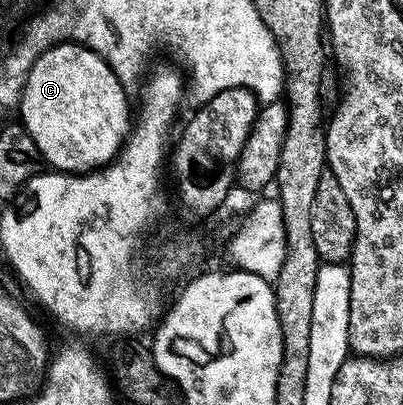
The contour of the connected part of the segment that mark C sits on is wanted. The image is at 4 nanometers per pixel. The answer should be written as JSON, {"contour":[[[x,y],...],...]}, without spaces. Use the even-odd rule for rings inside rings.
{"contour":[[[62,40],[55,46],[44,50],[42,54],[37,55],[37,59],[33,61],[29,68],[29,73],[25,76],[25,84],[21,87],[21,101],[19,103],[19,111],[21,110],[21,118],[19,118],[20,125],[24,126],[26,132],[31,136],[31,140],[35,140],[35,148],[39,148],[42,159],[46,163],[49,162],[54,171],[64,172],[67,174],[88,174],[90,170],[99,170],[103,166],[109,165],[117,154],[120,152],[122,146],[125,144],[125,139],[131,133],[131,118],[129,122],[129,98],[125,95],[127,90],[126,83],[120,82],[115,76],[115,72],[104,62],[99,55],[91,48],[87,48],[80,42],[72,40]]]}

